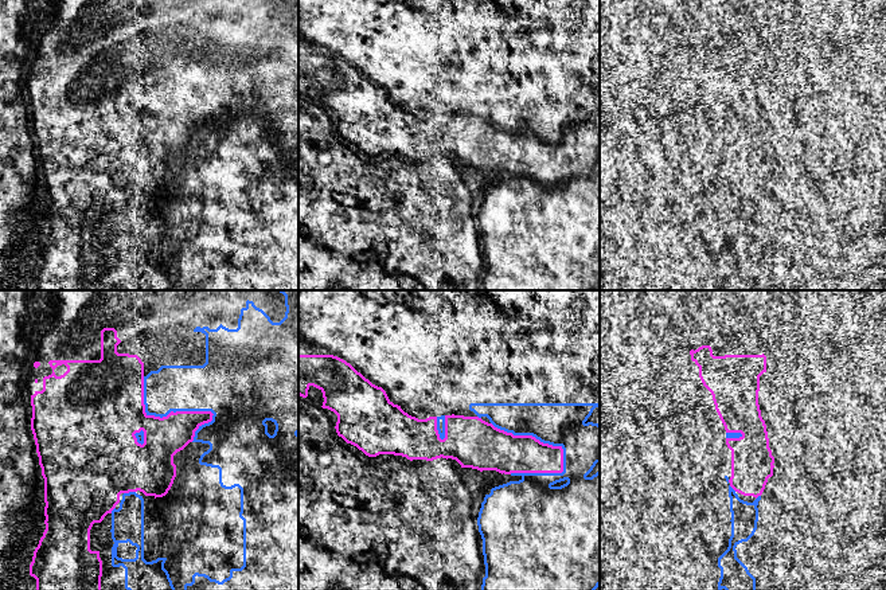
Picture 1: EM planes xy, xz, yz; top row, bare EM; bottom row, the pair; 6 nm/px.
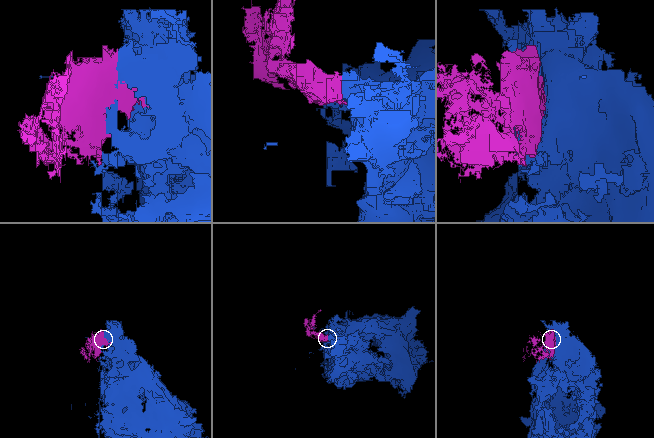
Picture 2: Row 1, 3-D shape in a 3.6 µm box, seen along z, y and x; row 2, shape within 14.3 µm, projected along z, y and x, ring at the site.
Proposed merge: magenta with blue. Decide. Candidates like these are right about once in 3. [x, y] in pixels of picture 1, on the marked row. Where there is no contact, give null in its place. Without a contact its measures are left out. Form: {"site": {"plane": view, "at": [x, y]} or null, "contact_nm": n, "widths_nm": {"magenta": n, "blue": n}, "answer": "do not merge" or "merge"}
{"site": {"plane": "xz", "at": [538, 440]}, "contact_nm": 550, "widths_nm": {"magenta": 240, "blue": 260}, "answer": "do not merge"}

